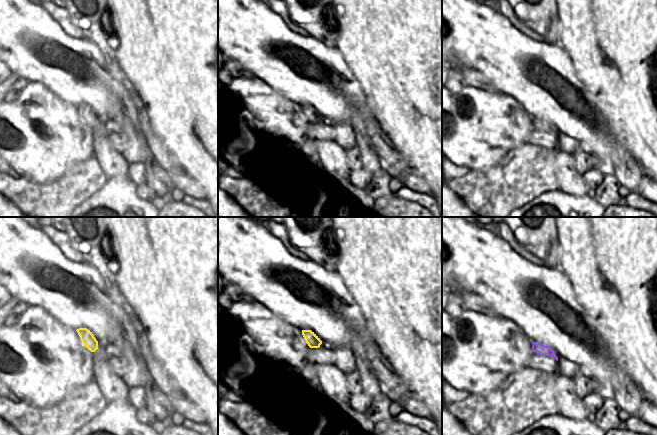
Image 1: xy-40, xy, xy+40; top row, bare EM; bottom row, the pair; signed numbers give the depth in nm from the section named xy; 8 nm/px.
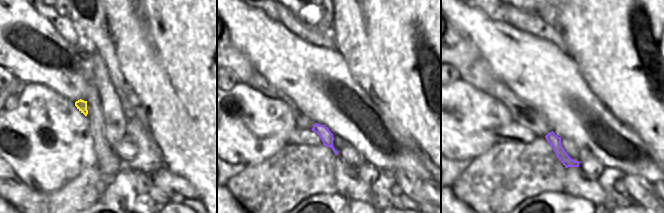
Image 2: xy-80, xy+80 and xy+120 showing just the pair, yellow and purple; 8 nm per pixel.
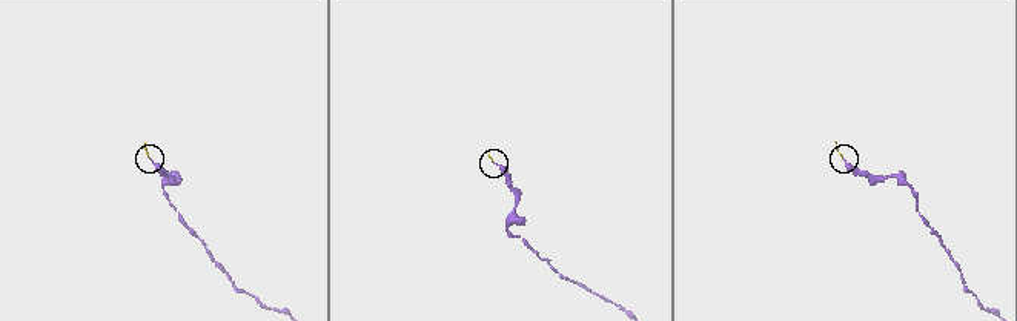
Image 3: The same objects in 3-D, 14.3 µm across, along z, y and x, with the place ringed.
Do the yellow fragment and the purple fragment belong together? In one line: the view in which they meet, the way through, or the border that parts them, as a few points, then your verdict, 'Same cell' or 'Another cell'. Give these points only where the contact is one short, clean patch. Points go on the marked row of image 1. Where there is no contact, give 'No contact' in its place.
No contact. Same cell.

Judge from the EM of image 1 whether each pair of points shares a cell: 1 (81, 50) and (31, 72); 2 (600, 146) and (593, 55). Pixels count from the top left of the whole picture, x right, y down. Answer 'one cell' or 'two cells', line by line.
1: one cell
2: two cells

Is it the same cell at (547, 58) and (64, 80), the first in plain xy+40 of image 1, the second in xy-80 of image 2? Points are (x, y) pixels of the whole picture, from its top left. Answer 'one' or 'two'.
one

